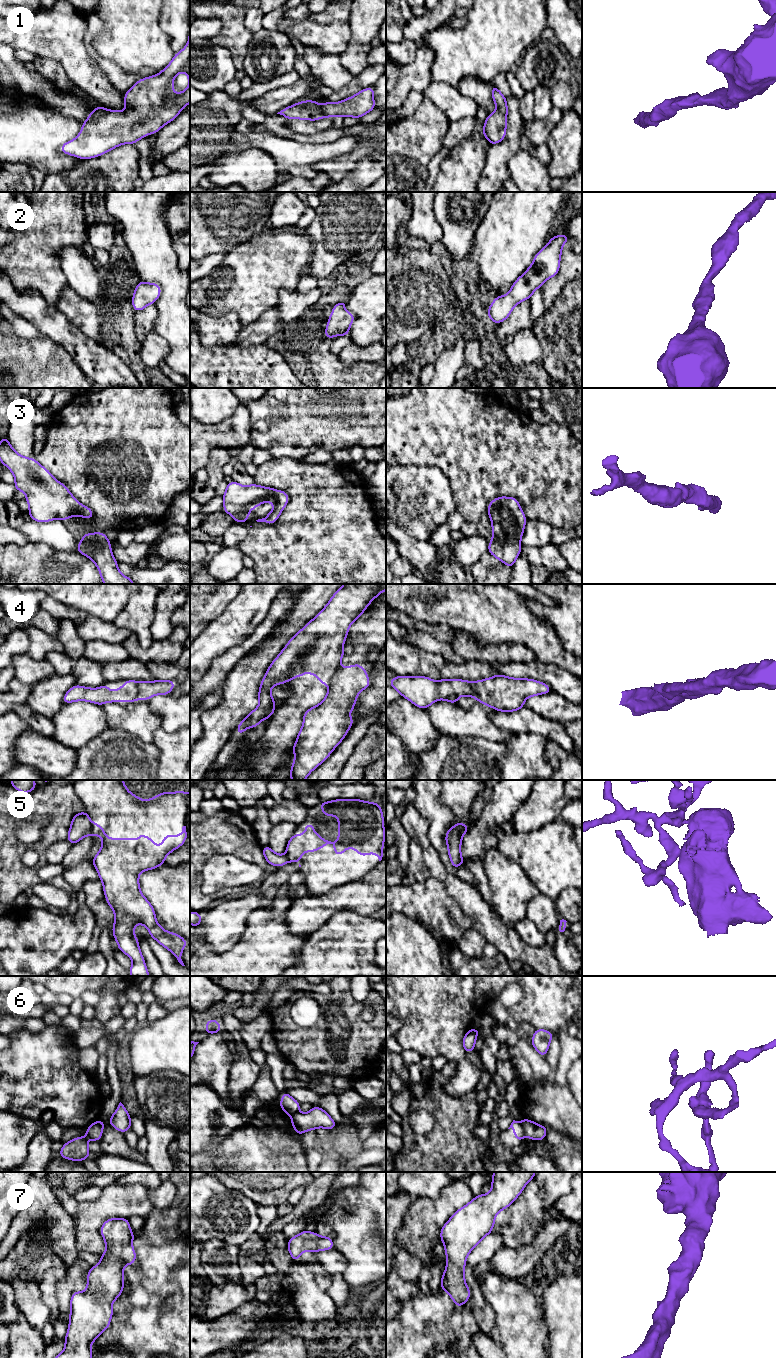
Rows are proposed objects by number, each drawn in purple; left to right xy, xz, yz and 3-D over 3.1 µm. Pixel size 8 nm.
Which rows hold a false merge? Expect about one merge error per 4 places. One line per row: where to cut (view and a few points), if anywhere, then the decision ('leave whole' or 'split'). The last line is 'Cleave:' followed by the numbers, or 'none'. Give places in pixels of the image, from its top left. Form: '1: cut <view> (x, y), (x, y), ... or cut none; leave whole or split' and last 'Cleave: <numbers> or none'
1: cut none; leave whole
2: cut none; leave whole
3: cut none; leave whole
4: cut yz (473, 682), (477, 699); split
5: cut xy (92, 823), (90, 834); split
6: cut yz (520, 1122), (525, 1134); split
7: cut none; leave whole
Cleave: 4, 5, 6

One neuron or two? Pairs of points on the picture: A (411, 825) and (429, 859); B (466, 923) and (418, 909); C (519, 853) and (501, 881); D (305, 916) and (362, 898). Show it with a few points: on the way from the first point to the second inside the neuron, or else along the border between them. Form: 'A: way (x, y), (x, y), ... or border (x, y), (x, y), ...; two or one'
A: way (419, 833), (429, 851); one
B: way (454, 922), (451, 922), (436, 909), (430, 909); one
C: border (496, 847), (508, 858), (515, 861), (529, 878); two
D: way (318, 905), (328, 904), (340, 898), (348, 898); one

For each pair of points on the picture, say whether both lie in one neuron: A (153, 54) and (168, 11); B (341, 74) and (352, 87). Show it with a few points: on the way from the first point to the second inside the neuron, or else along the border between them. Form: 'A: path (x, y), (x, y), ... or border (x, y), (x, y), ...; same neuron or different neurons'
A: border (160, 10), (160, 27), (168, 35), (173, 50); different neurons
B: border (355, 76), (344, 87), (333, 91); different neurons

